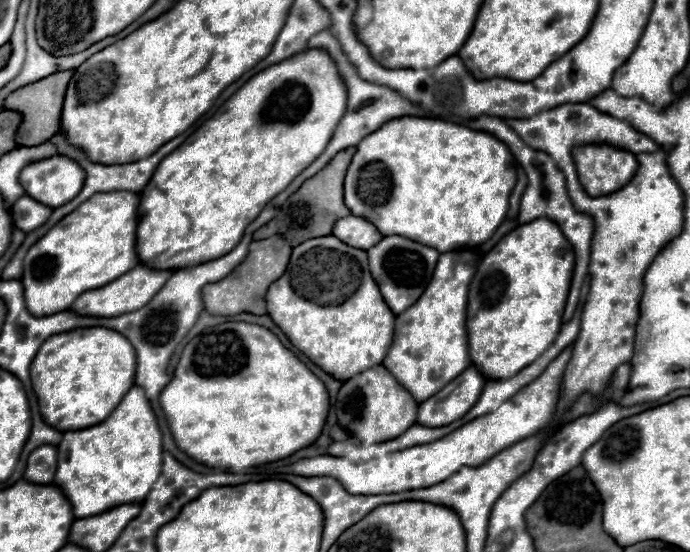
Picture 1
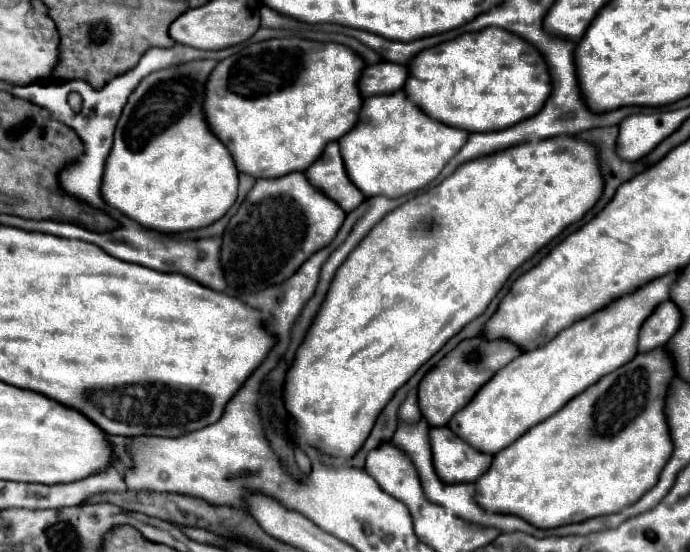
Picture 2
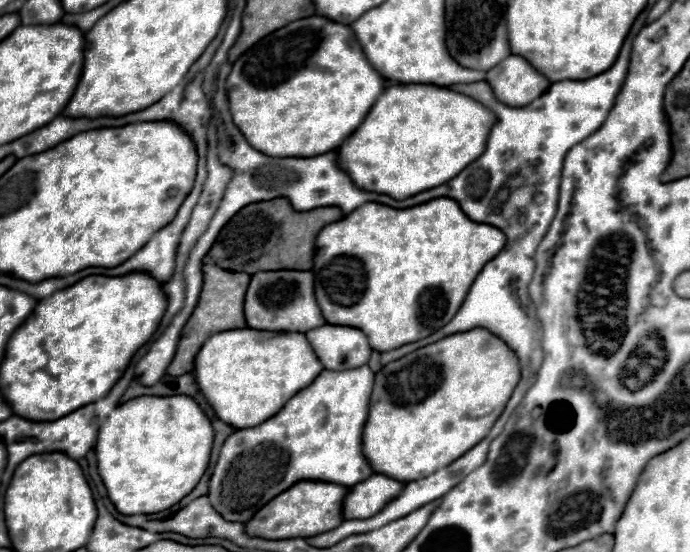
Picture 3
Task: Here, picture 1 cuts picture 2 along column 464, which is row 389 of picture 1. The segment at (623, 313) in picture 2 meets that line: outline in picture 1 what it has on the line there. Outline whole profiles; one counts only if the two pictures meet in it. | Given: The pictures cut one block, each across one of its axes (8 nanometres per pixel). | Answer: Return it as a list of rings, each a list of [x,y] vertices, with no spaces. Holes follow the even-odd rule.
[[[454,250],[442,254],[438,268],[426,288],[418,298],[418,304],[410,306],[402,316],[396,316],[394,340],[382,366],[412,394],[412,398],[422,404],[434,392],[444,388],[454,376],[460,376],[470,366],[468,346],[466,346],[466,300],[468,284],[478,270],[482,256],[474,250]]]

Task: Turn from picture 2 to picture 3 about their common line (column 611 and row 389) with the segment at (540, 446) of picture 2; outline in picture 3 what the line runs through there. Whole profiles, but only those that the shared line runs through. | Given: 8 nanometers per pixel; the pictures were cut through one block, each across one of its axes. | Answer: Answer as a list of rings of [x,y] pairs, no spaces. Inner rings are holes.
[[[486,328],[456,332],[434,344],[418,348],[376,372],[370,396],[370,416],[364,428],[364,456],[376,474],[386,474],[400,482],[418,480],[438,468],[446,468],[446,464],[452,464],[486,436],[502,414],[518,382],[518,356],[504,340]]]

